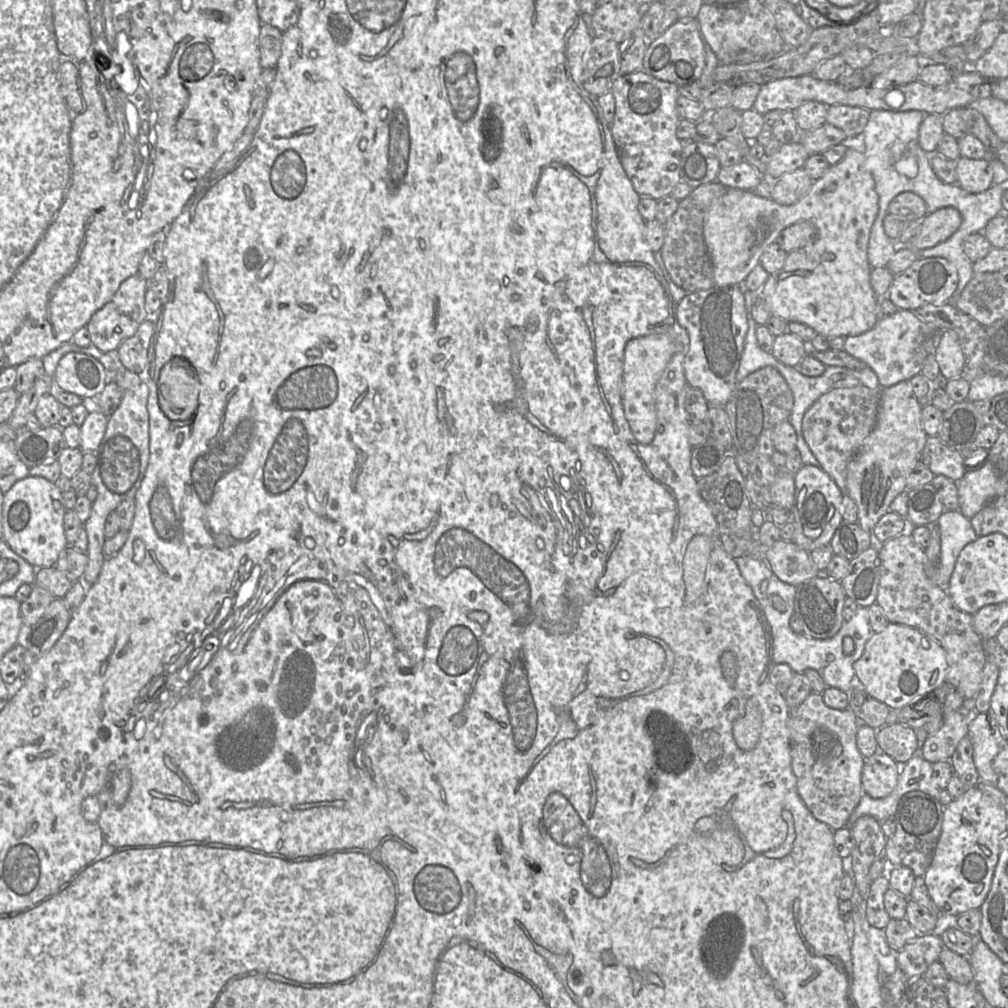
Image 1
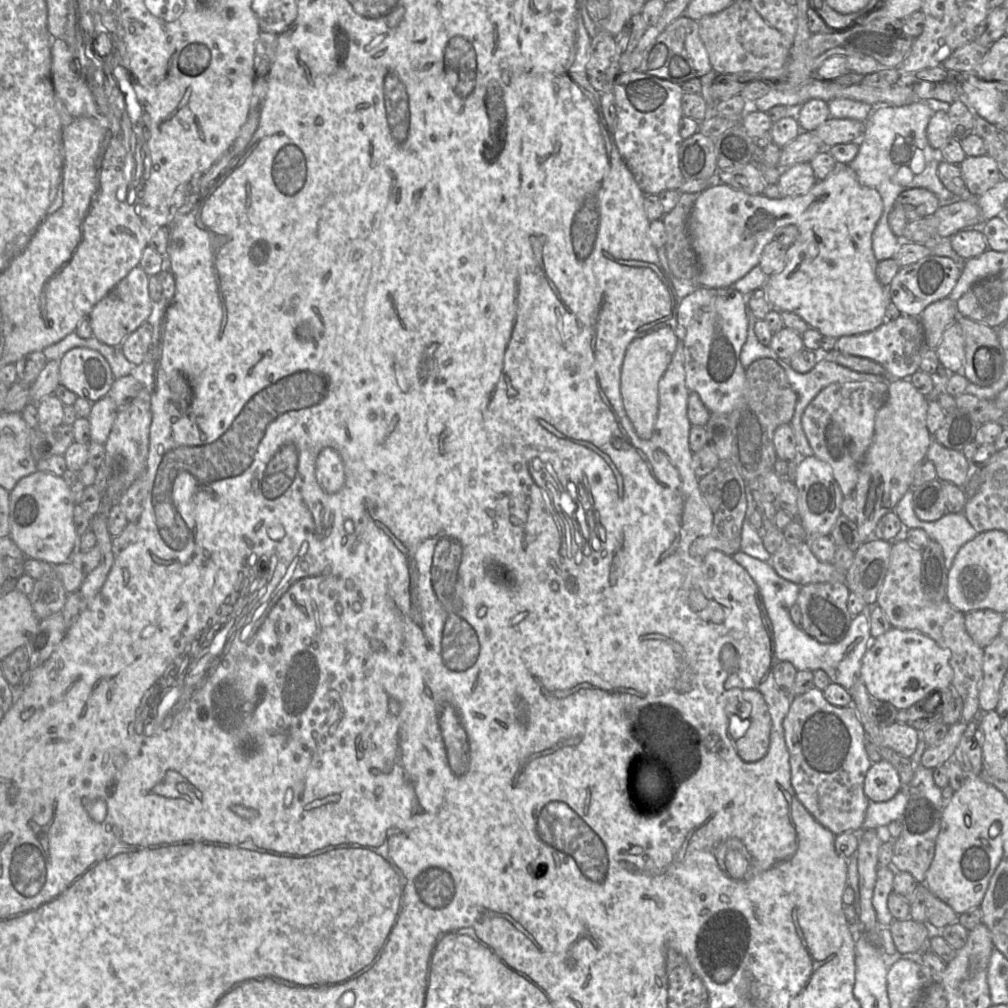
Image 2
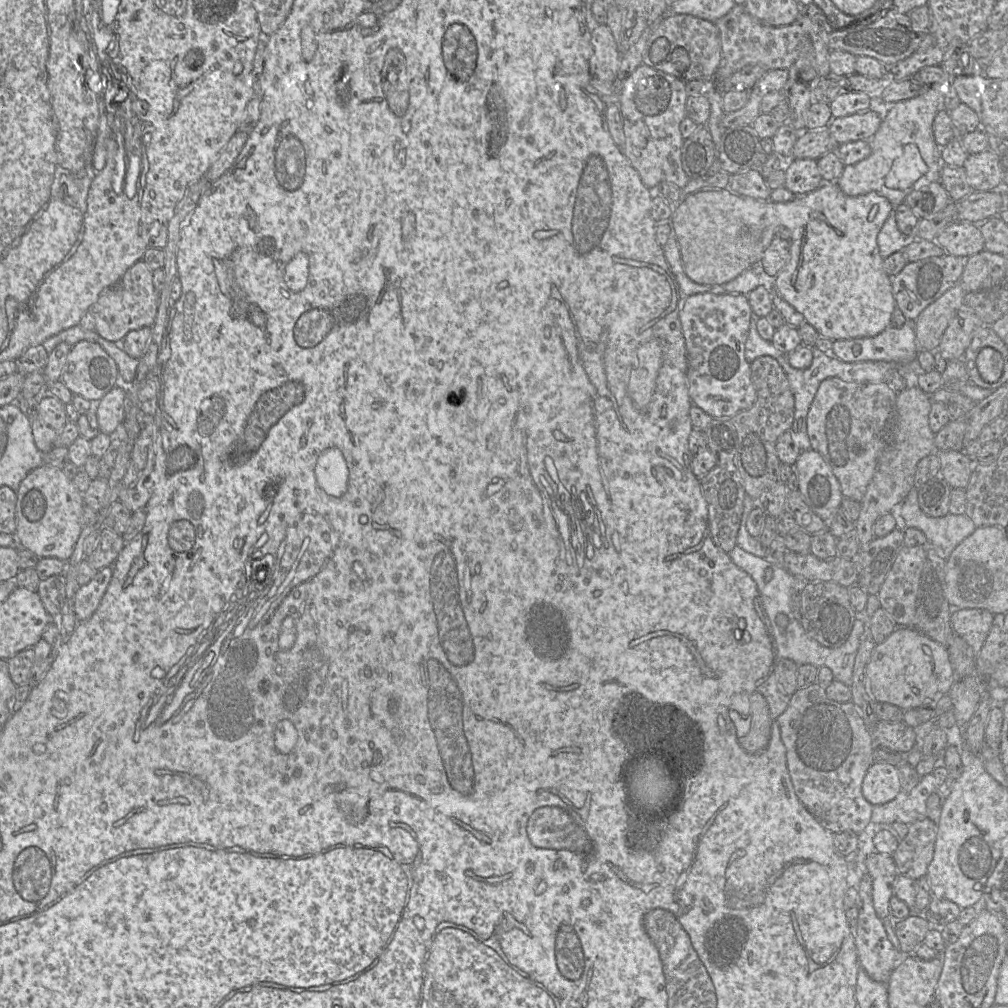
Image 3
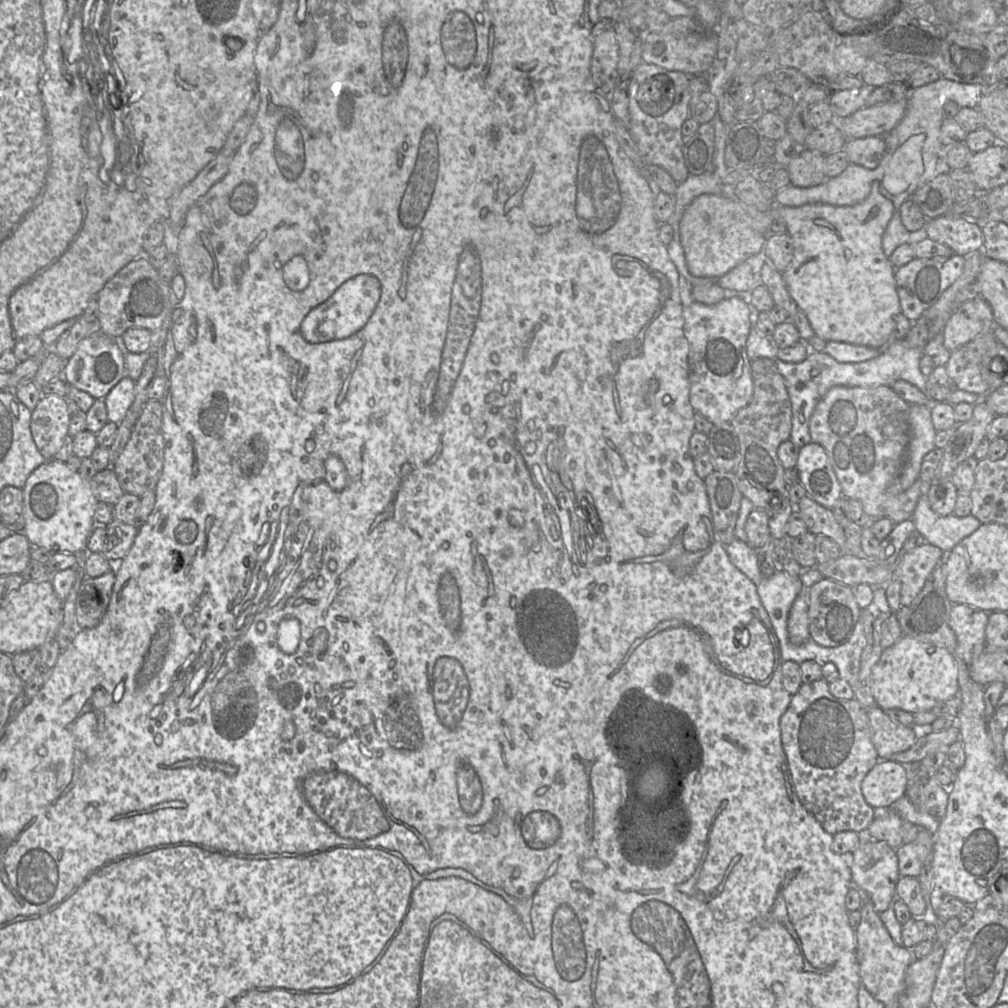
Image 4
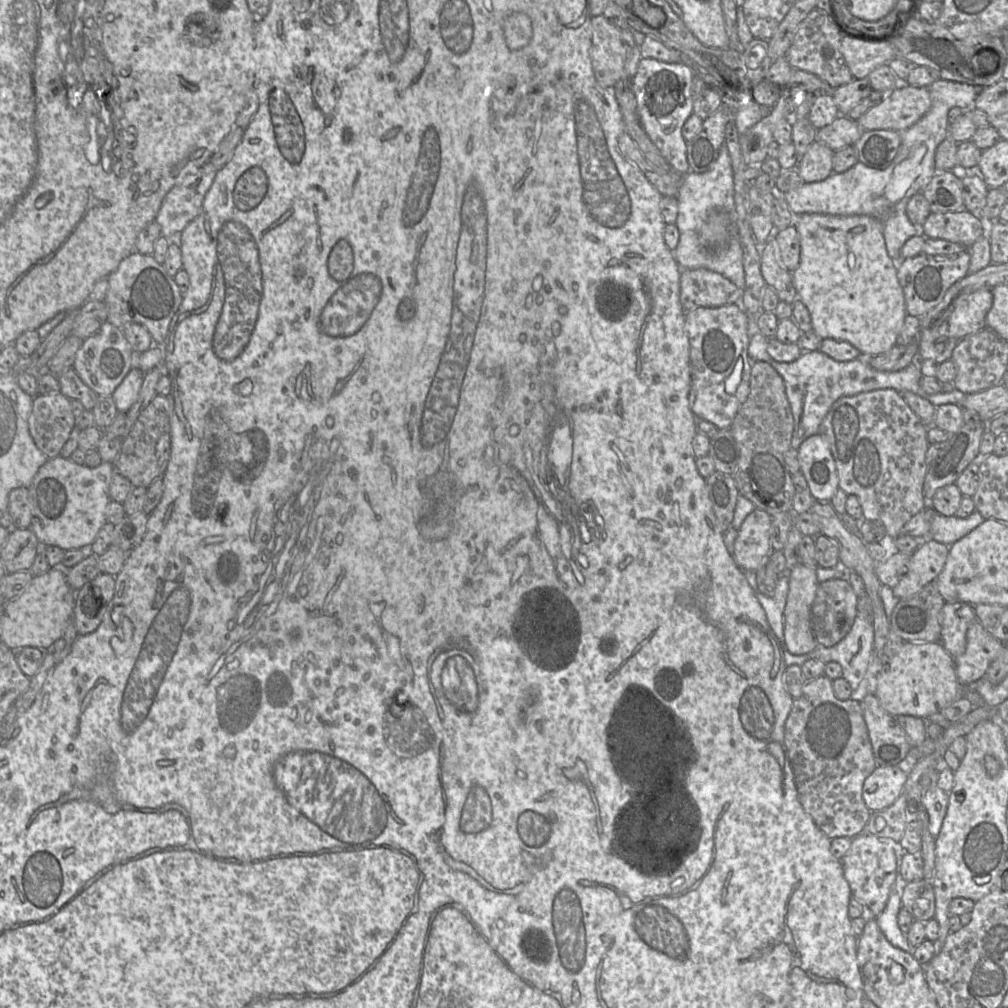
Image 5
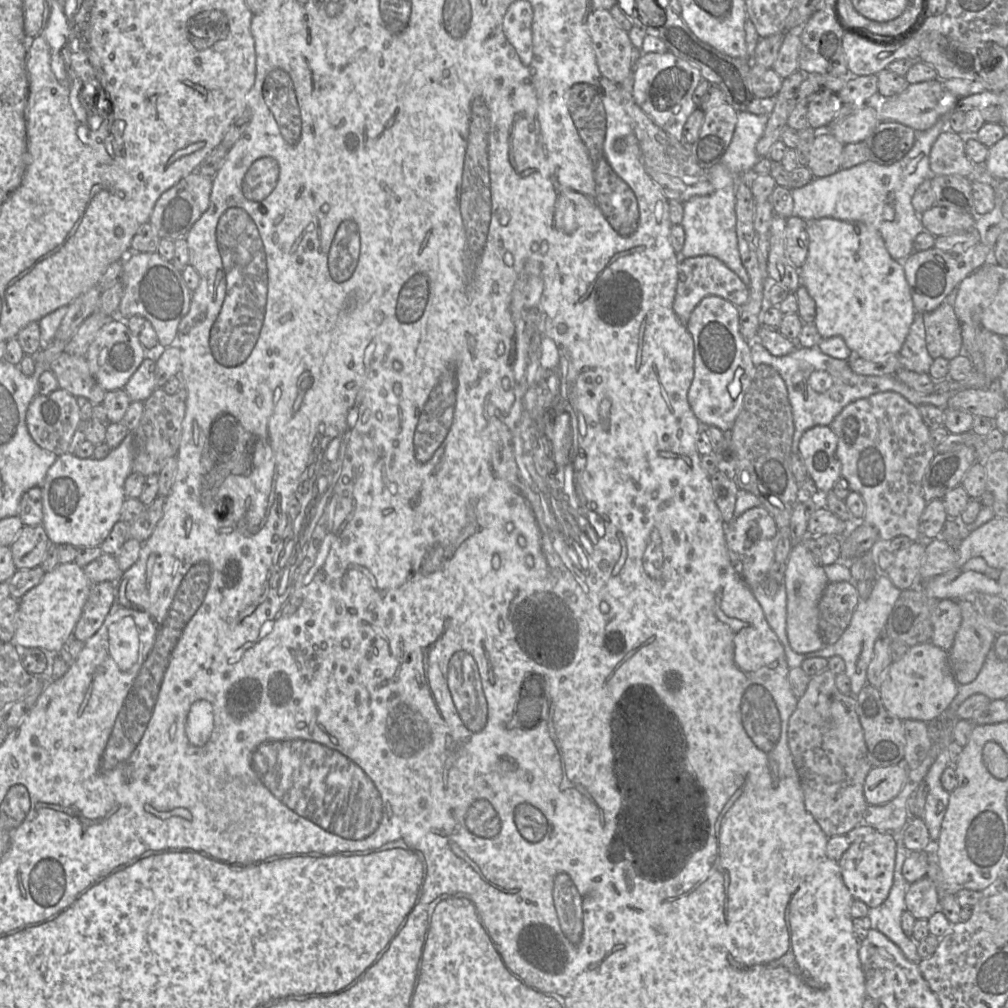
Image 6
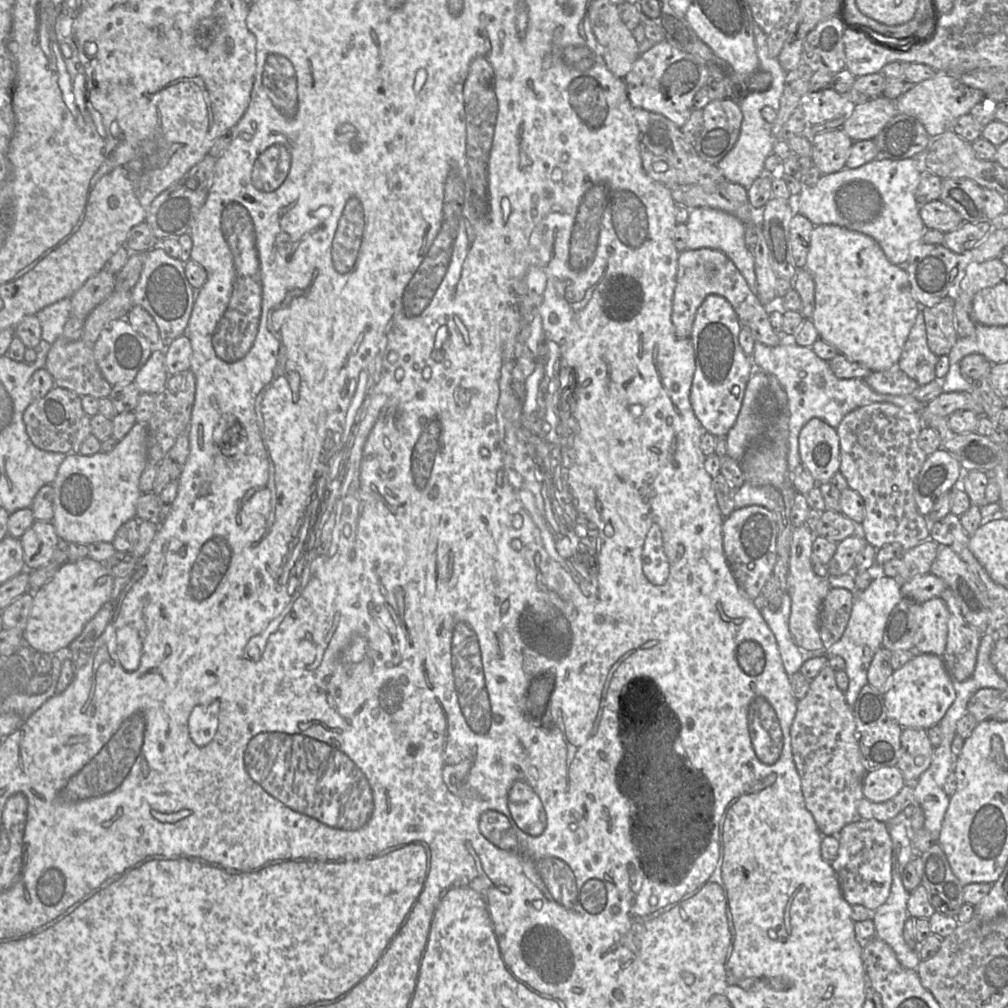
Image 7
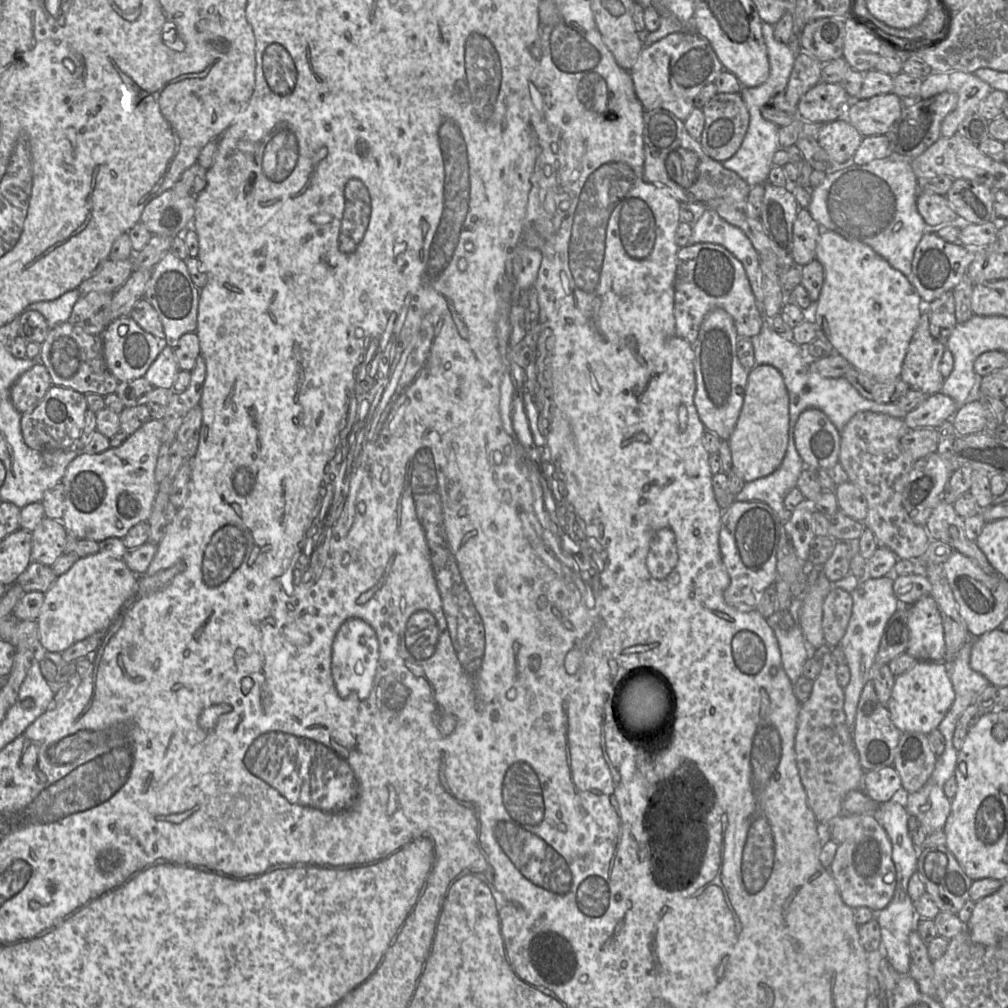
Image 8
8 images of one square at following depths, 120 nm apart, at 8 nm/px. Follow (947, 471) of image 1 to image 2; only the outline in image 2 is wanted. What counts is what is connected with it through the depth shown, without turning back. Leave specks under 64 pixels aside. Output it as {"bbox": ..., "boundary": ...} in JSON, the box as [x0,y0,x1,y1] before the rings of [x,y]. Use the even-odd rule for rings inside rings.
{"bbox":[926,439,972,487],"boundary":[[[933,439],[926,457],[935,465],[939,480],[964,487],[972,472],[972,465],[962,451],[948,449]]]}

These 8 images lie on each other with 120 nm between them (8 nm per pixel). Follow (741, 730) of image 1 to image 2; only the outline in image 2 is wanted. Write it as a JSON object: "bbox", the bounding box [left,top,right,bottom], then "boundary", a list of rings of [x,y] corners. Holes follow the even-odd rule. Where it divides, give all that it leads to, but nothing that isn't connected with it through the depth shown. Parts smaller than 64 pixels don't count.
{"bbox":[735,690,771,762],"boundary":[[[745,690],[741,698],[750,707],[750,725],[746,732],[735,741],[738,755],[746,762],[762,759],[770,745],[771,715],[761,694],[755,690]]]}

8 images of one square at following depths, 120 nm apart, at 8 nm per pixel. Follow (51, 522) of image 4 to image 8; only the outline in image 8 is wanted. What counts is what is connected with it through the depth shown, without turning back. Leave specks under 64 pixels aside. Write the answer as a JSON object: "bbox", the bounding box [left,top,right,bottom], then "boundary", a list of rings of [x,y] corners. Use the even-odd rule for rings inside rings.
{"bbox":[61,419,164,542],"boundary":[[[151,419],[138,428],[133,434],[129,435],[126,440],[116,448],[109,448],[108,450],[99,454],[88,454],[80,452],[67,466],[65,474],[61,480],[65,491],[65,511],[62,521],[67,530],[67,534],[73,534],[78,539],[90,539],[97,542],[103,541],[109,537],[116,537],[122,539],[128,530],[139,522],[147,522],[149,518],[153,503],[158,492],[158,483],[155,480],[155,467],[157,463],[158,453],[162,445],[162,436],[164,432],[164,425],[161,419]]]}

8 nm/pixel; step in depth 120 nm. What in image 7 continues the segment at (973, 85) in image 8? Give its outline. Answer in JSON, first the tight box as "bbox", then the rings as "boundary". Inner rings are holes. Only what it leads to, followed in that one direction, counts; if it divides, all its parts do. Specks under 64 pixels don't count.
{"bbox":[895,73,987,138],"boundary":[[[936,73],[930,79],[921,81],[895,100],[898,114],[907,114],[918,119],[928,135],[936,138],[945,131],[952,129],[957,119],[970,114],[971,109],[987,95],[979,89],[973,89],[963,84],[959,76],[948,73]]]}

